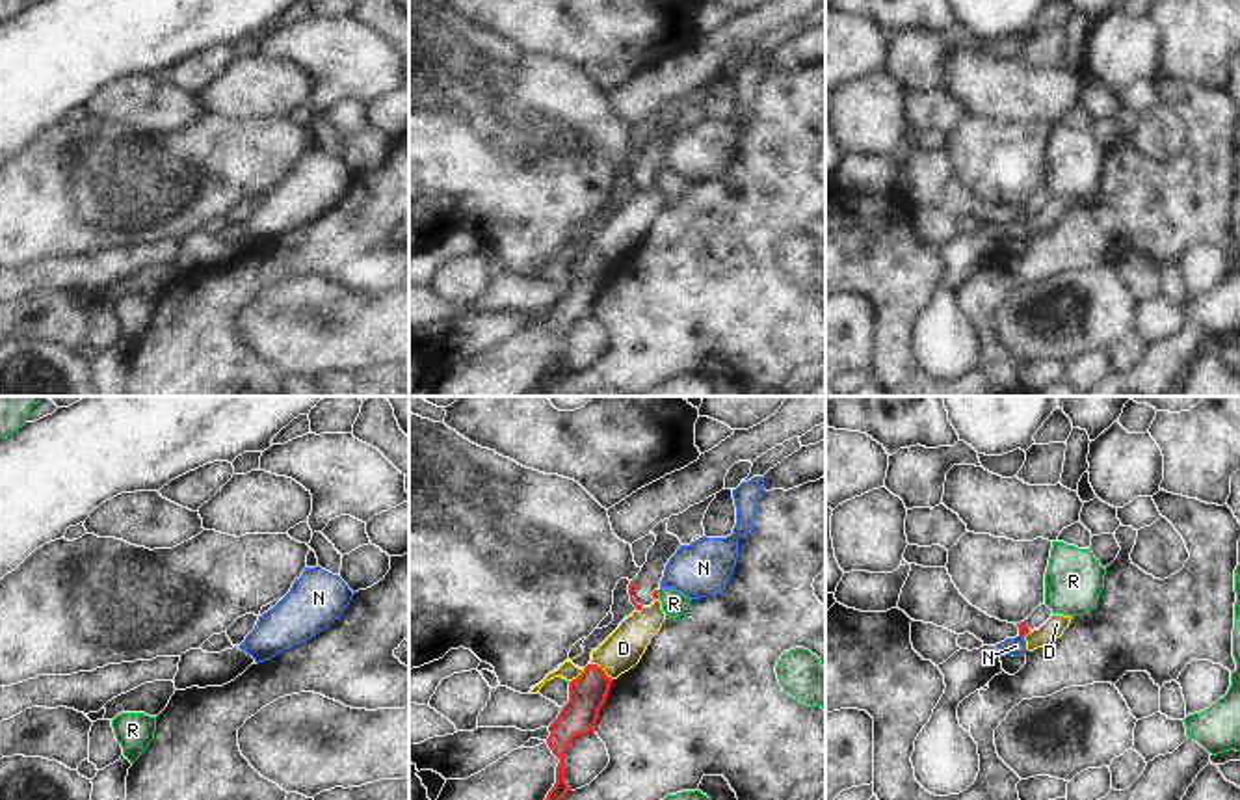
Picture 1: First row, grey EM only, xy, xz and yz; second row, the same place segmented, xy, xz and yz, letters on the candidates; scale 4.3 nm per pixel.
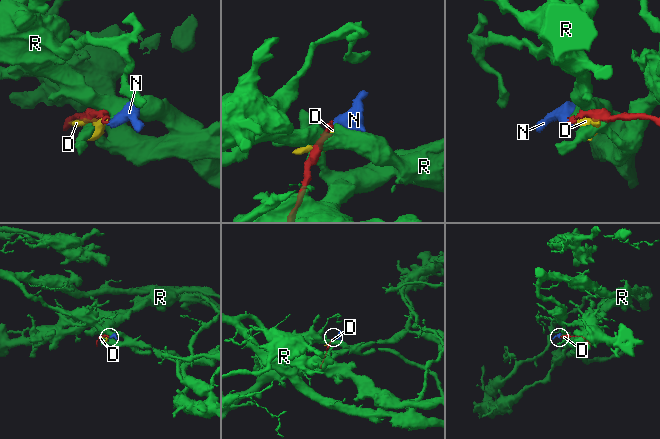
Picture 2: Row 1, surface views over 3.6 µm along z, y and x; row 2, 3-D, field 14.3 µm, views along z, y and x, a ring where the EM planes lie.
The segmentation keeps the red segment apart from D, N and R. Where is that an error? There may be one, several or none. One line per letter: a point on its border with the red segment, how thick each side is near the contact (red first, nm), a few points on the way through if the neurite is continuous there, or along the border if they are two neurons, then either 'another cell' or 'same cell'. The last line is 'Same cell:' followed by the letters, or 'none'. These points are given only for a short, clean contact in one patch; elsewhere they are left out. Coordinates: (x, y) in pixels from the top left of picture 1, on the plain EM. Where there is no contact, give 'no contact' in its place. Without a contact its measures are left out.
D: xz (601, 252) | 160/170 nm | another cell
N: yz (1021, 218) | 50/80 nm | along yz (1019, 216), (1023, 220) | another cell
R: xz (657, 177) | 30/110 nm | another cell
Same cell: none

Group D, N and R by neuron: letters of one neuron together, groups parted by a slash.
D N / R

